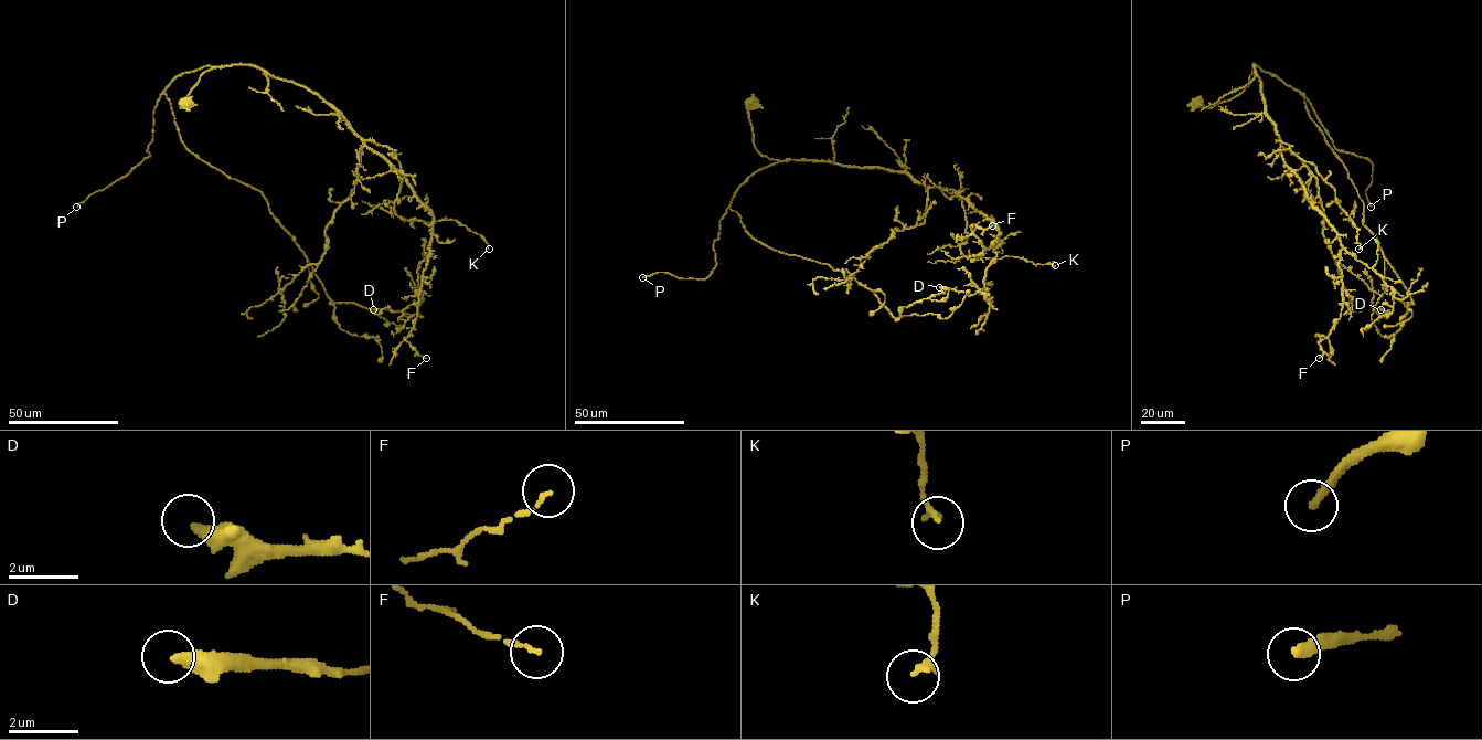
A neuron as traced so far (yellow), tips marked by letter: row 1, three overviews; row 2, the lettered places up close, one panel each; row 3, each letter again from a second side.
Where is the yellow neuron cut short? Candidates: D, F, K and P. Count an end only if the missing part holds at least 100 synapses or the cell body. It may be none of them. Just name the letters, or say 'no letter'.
P

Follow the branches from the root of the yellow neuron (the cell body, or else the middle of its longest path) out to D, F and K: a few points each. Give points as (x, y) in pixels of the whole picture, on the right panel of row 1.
D: (1198, 103), (1212, 107), (1237, 96), (1254, 65), (1282, 160), (1341, 244), (1392, 289), (1393, 312), (1381, 309)
F: (1198, 103), (1212, 107), (1237, 96), (1254, 64), (1282, 159), (1336, 234), (1342, 309), (1318, 341), (1319, 358)
K: (1198, 103), (1212, 107), (1237, 96), (1254, 64), (1278, 136), (1334, 189), (1358, 249)

